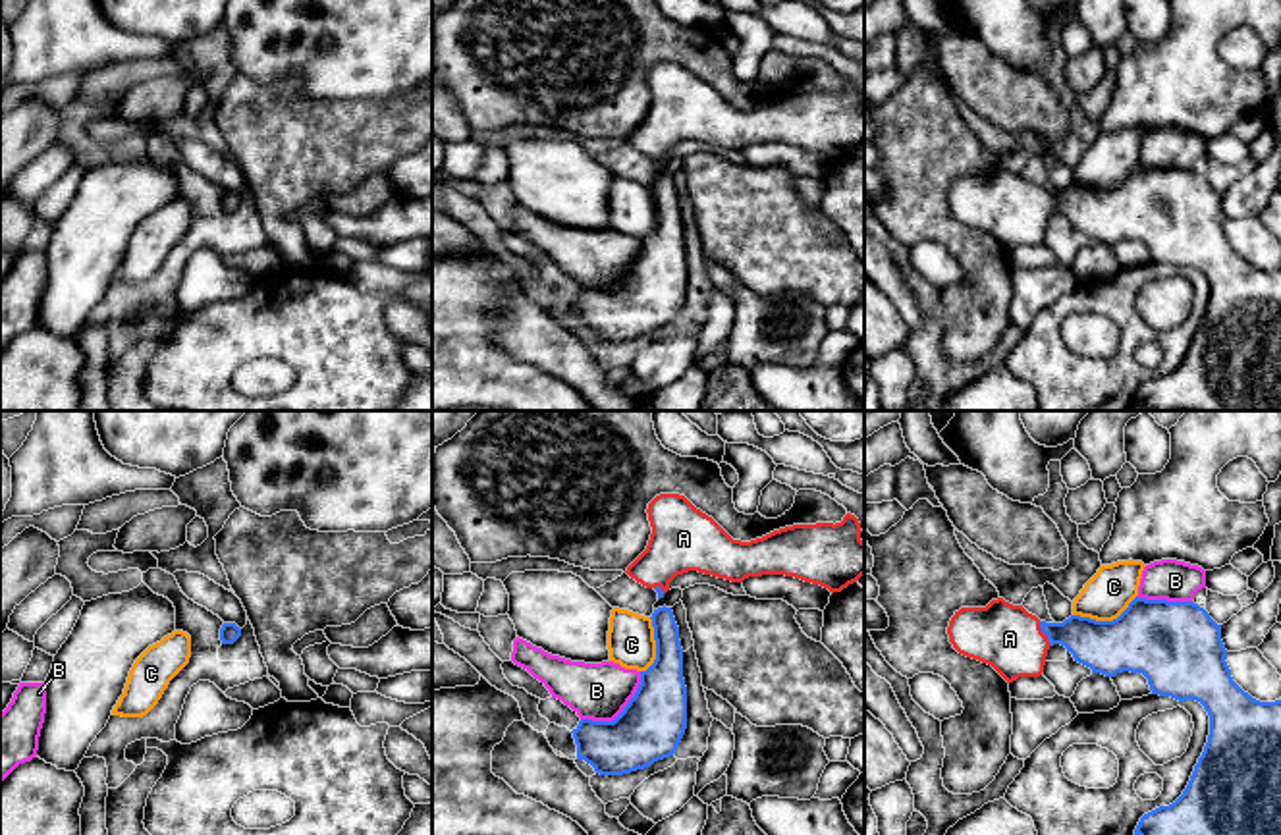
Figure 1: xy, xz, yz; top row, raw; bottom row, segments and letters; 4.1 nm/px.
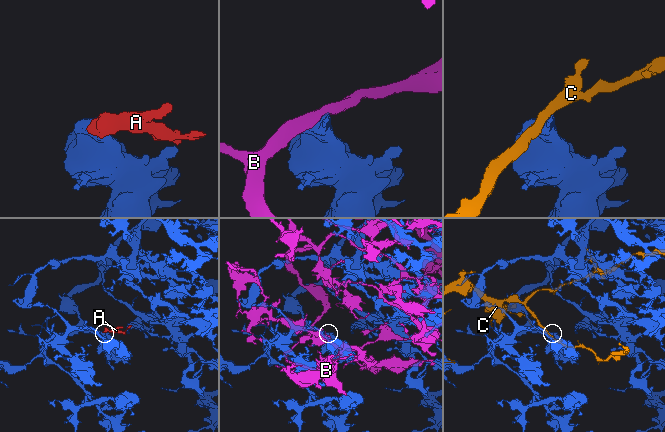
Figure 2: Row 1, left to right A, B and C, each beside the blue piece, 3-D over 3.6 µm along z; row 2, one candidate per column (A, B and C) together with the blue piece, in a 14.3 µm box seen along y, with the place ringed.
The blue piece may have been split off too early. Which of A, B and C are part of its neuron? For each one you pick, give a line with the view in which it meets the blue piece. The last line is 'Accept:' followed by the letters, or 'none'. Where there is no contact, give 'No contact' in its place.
A: Touches blue in yz
Accept: A

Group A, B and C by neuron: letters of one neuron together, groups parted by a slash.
A / B / C

